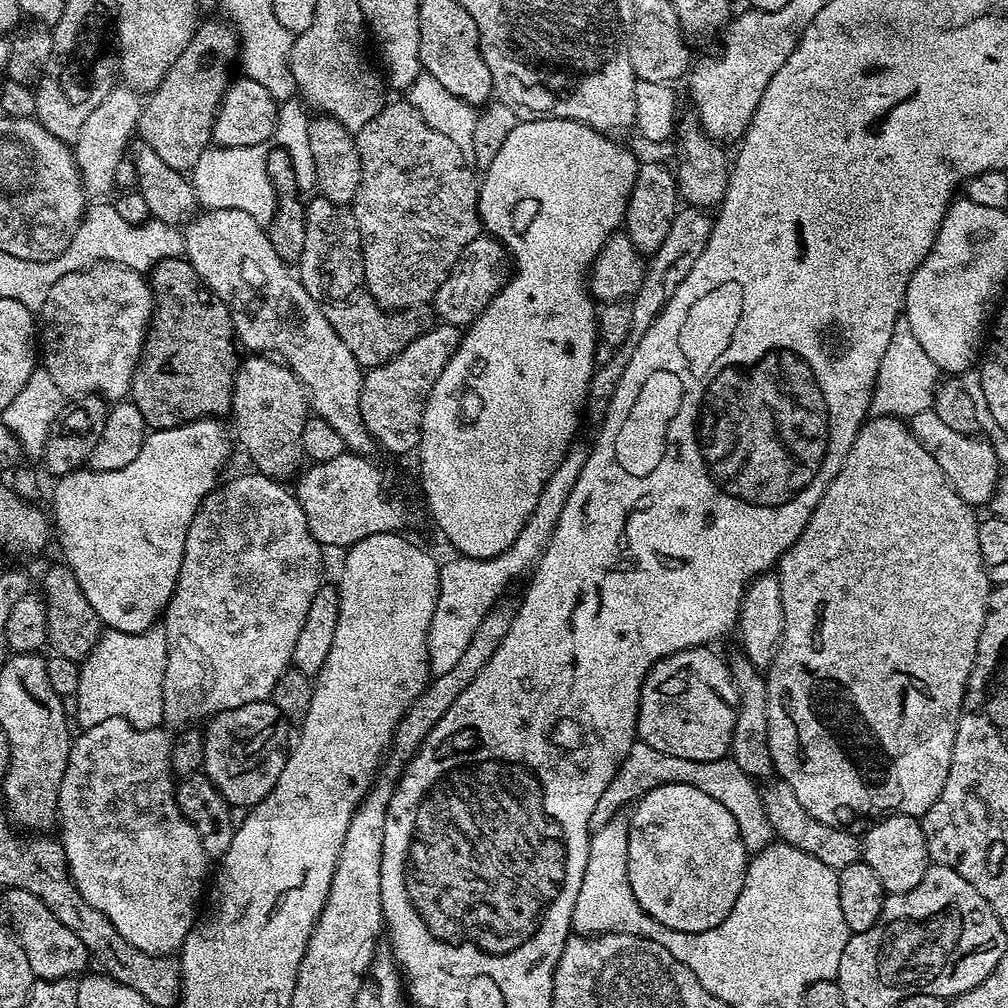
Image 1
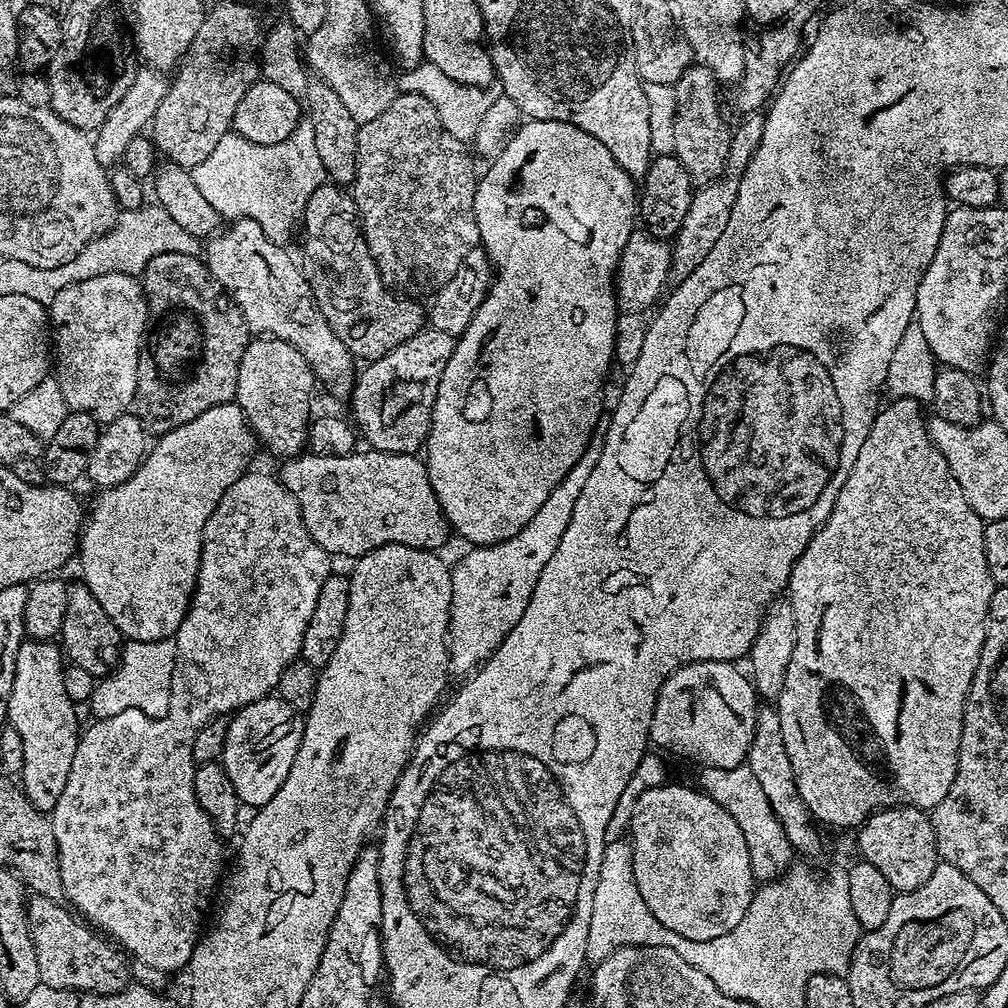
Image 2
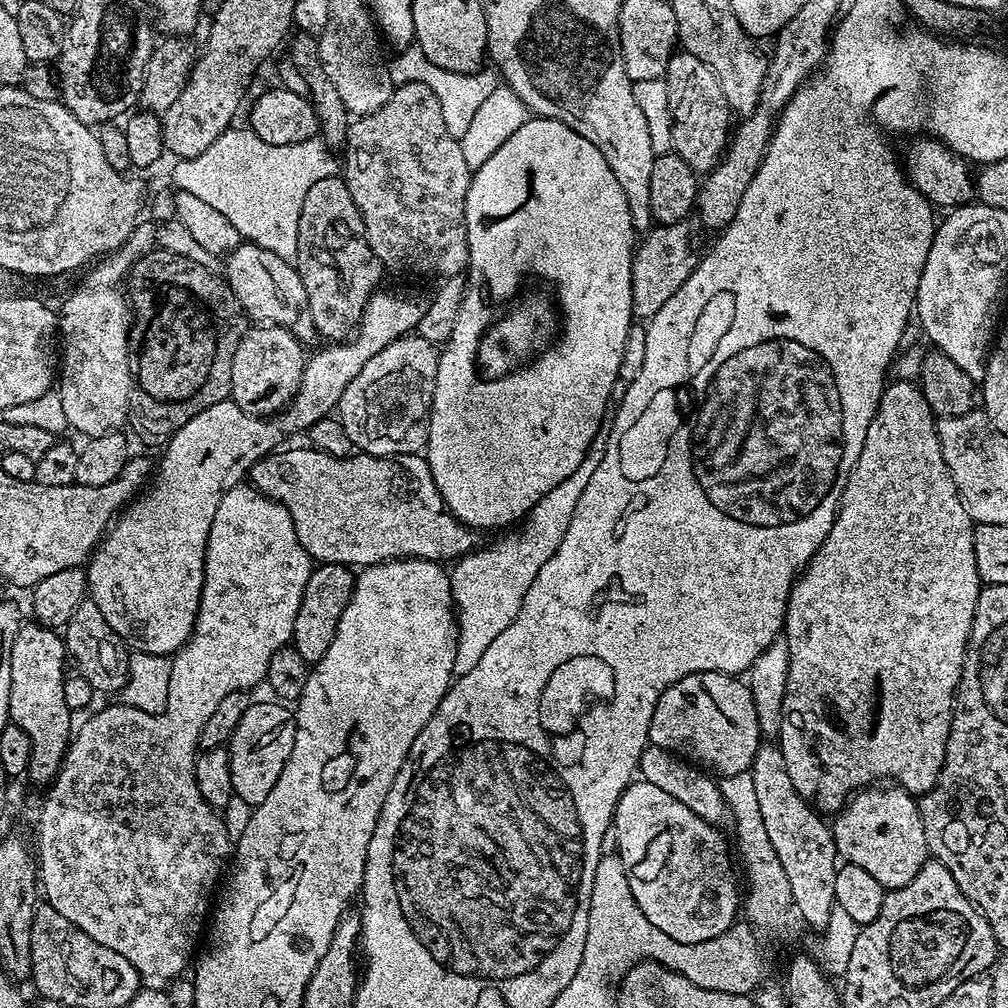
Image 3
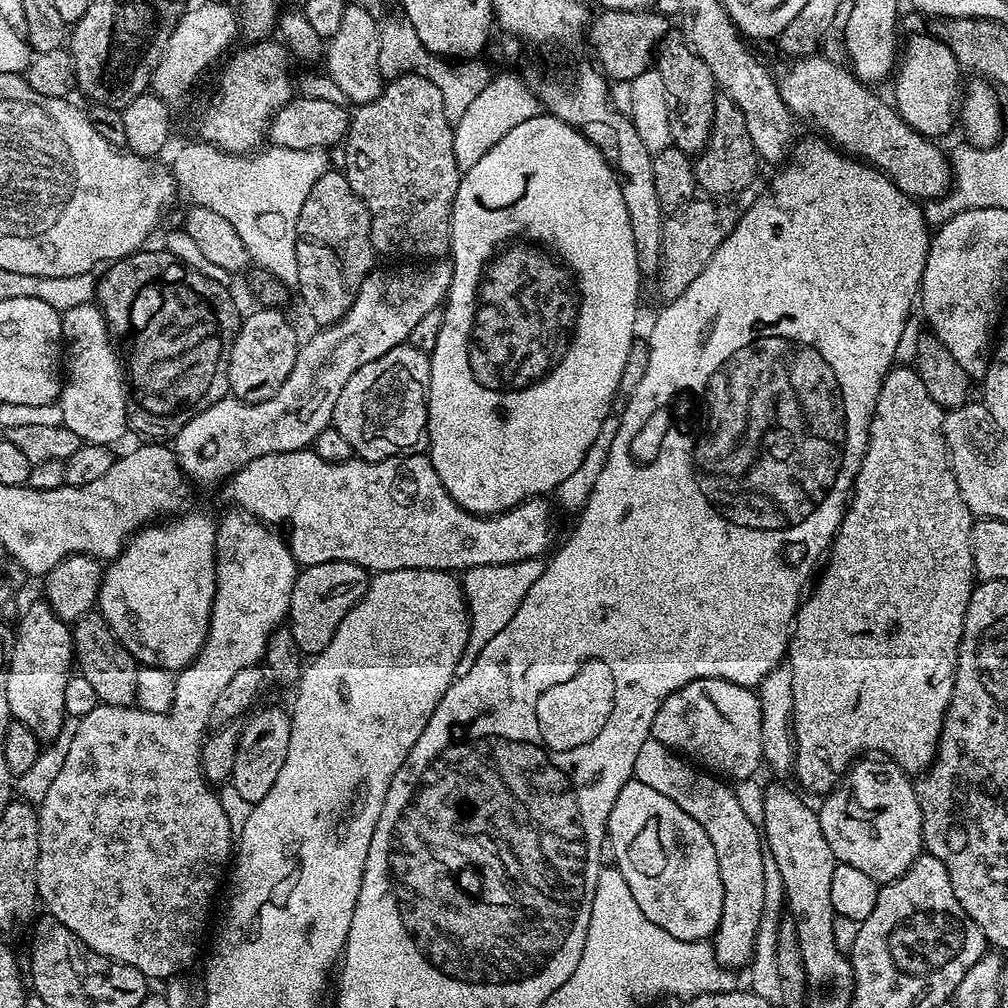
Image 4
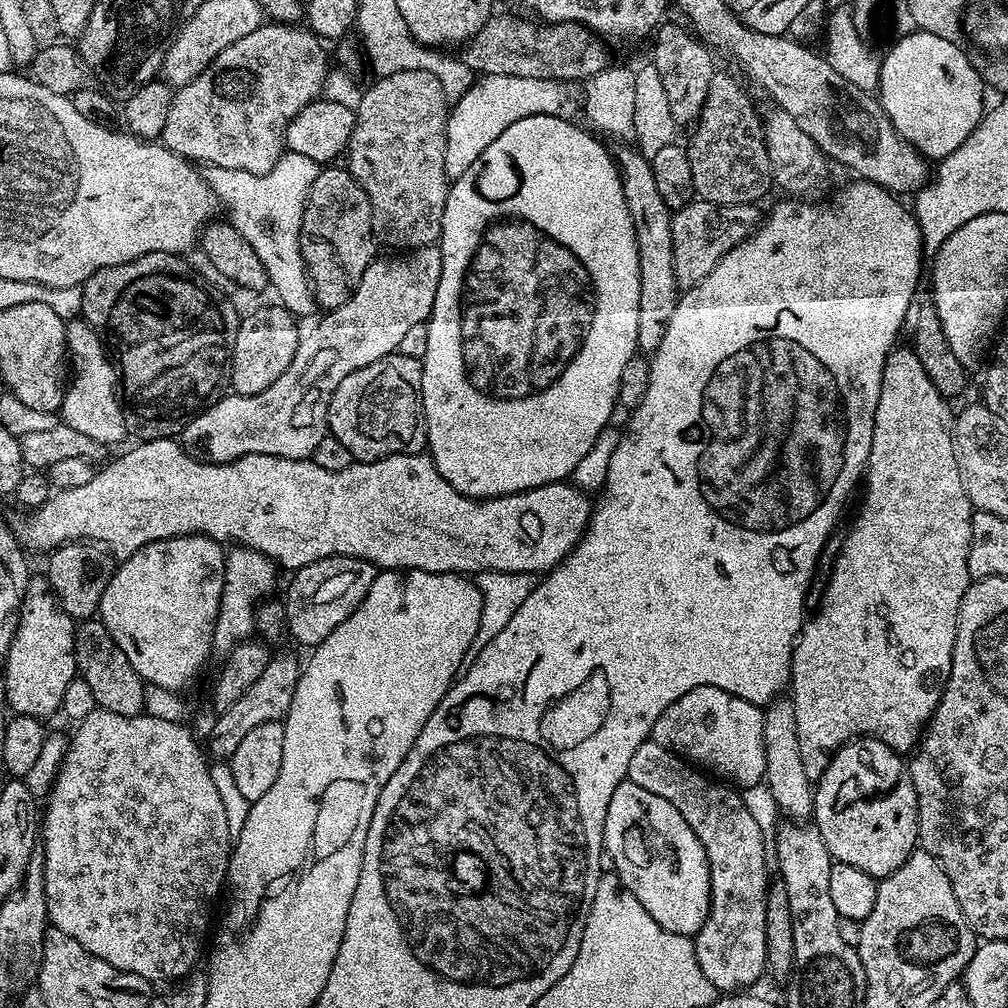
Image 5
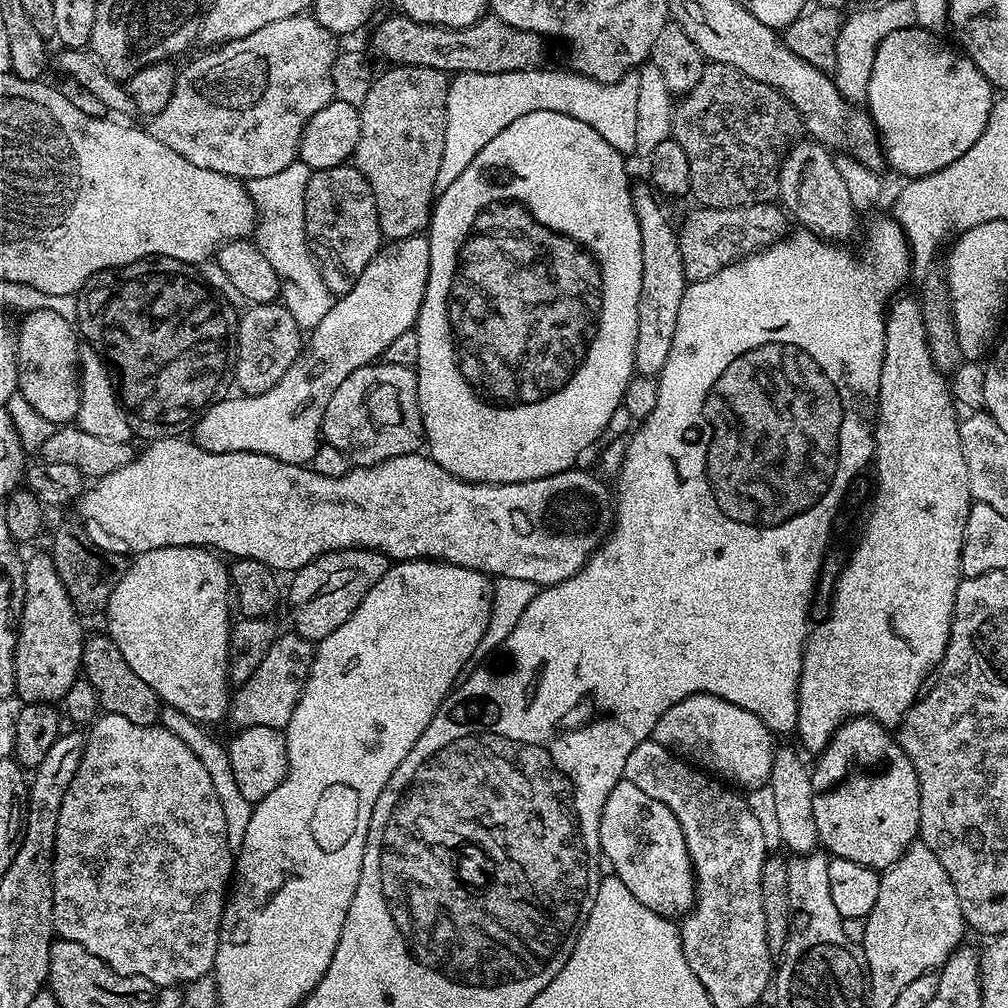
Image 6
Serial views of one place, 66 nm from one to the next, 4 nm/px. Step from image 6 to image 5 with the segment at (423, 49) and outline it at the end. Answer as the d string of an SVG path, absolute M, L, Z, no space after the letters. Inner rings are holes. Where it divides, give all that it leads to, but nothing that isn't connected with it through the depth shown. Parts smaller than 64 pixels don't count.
M493 14L459 53L459 60L480 76L513 76L576 82L601 71L605 41L585 24L537 23L520 16Z

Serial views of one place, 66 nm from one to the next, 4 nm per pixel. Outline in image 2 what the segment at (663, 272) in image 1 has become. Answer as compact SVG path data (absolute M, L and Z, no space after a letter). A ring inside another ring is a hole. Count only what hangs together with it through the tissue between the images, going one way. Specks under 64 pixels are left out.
M757 110L747 113L741 120L744 121L731 133L724 171L716 180L697 187L693 191L690 207L686 209L682 224L678 226L675 236L670 241L671 275L676 276L677 281L685 280L700 265L702 258L706 258L706 254L714 248L714 242L722 236L722 230L726 228L726 222L730 220L730 210L734 208L734 198L738 196L740 179L762 138L764 112Z

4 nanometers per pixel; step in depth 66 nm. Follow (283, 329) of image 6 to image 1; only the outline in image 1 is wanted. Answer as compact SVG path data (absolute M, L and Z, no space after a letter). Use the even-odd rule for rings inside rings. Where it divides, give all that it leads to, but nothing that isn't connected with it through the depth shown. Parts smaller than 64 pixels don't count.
M252 354L247 357L249 360L241 359L239 361L237 370L236 370L236 387L232 390L232 407L230 409L230 417L232 416L231 427L234 429L234 436L240 439L240 444L244 447L244 452L246 455L252 459L251 467L255 471L259 472L262 476L270 476L274 480L279 480L281 482L288 482L293 479L301 471L302 463L305 459L304 451L302 450L302 426L310 419L310 401L308 398L307 391L303 382L296 376L295 372L291 372L288 369L287 364L281 362L279 359L273 358L268 354Z

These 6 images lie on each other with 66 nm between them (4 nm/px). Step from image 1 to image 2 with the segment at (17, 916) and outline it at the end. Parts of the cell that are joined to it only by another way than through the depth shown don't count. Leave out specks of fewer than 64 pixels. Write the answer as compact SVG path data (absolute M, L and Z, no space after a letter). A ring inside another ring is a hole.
M35 894L29 895L26 900L26 921L32 936L34 958L38 962L40 983L77 994L105 996L121 992L130 976L126 964L124 968L123 960L106 944L105 939L96 935L67 907L61 906L55 900Z

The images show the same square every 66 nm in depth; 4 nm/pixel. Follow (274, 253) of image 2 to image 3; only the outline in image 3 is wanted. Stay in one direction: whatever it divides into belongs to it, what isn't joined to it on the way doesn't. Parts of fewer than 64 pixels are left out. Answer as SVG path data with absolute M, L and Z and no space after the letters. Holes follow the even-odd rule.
M242 242L228 253L223 264L222 275L247 319L249 316L252 322L260 326L285 328L301 342L317 339L318 333L306 298L306 286L302 286L302 278L289 261L262 246Z

